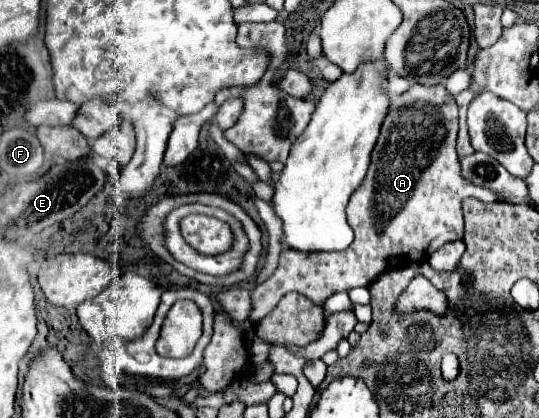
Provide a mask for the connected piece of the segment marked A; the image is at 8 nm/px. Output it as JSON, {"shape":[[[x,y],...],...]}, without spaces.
{"shape":[[[411,85],[405,93],[391,99],[387,117],[383,119],[379,141],[371,153],[371,165],[363,185],[355,189],[351,201],[347,205],[347,223],[355,231],[355,241],[345,251],[335,253],[315,253],[303,255],[293,249],[281,251],[279,267],[275,273],[259,285],[251,293],[253,309],[251,321],[259,321],[269,311],[275,309],[279,299],[291,291],[297,291],[309,297],[315,305],[323,307],[323,301],[339,291],[349,291],[353,287],[369,287],[377,275],[397,263],[397,255],[401,255],[401,263],[423,263],[433,251],[437,251],[443,243],[451,243],[463,237],[463,213],[461,199],[463,197],[483,197],[483,202],[493,203],[499,200],[498,195],[491,189],[477,187],[467,183],[461,177],[459,157],[455,151],[457,143],[457,103],[453,95],[447,93],[445,85]]]}

